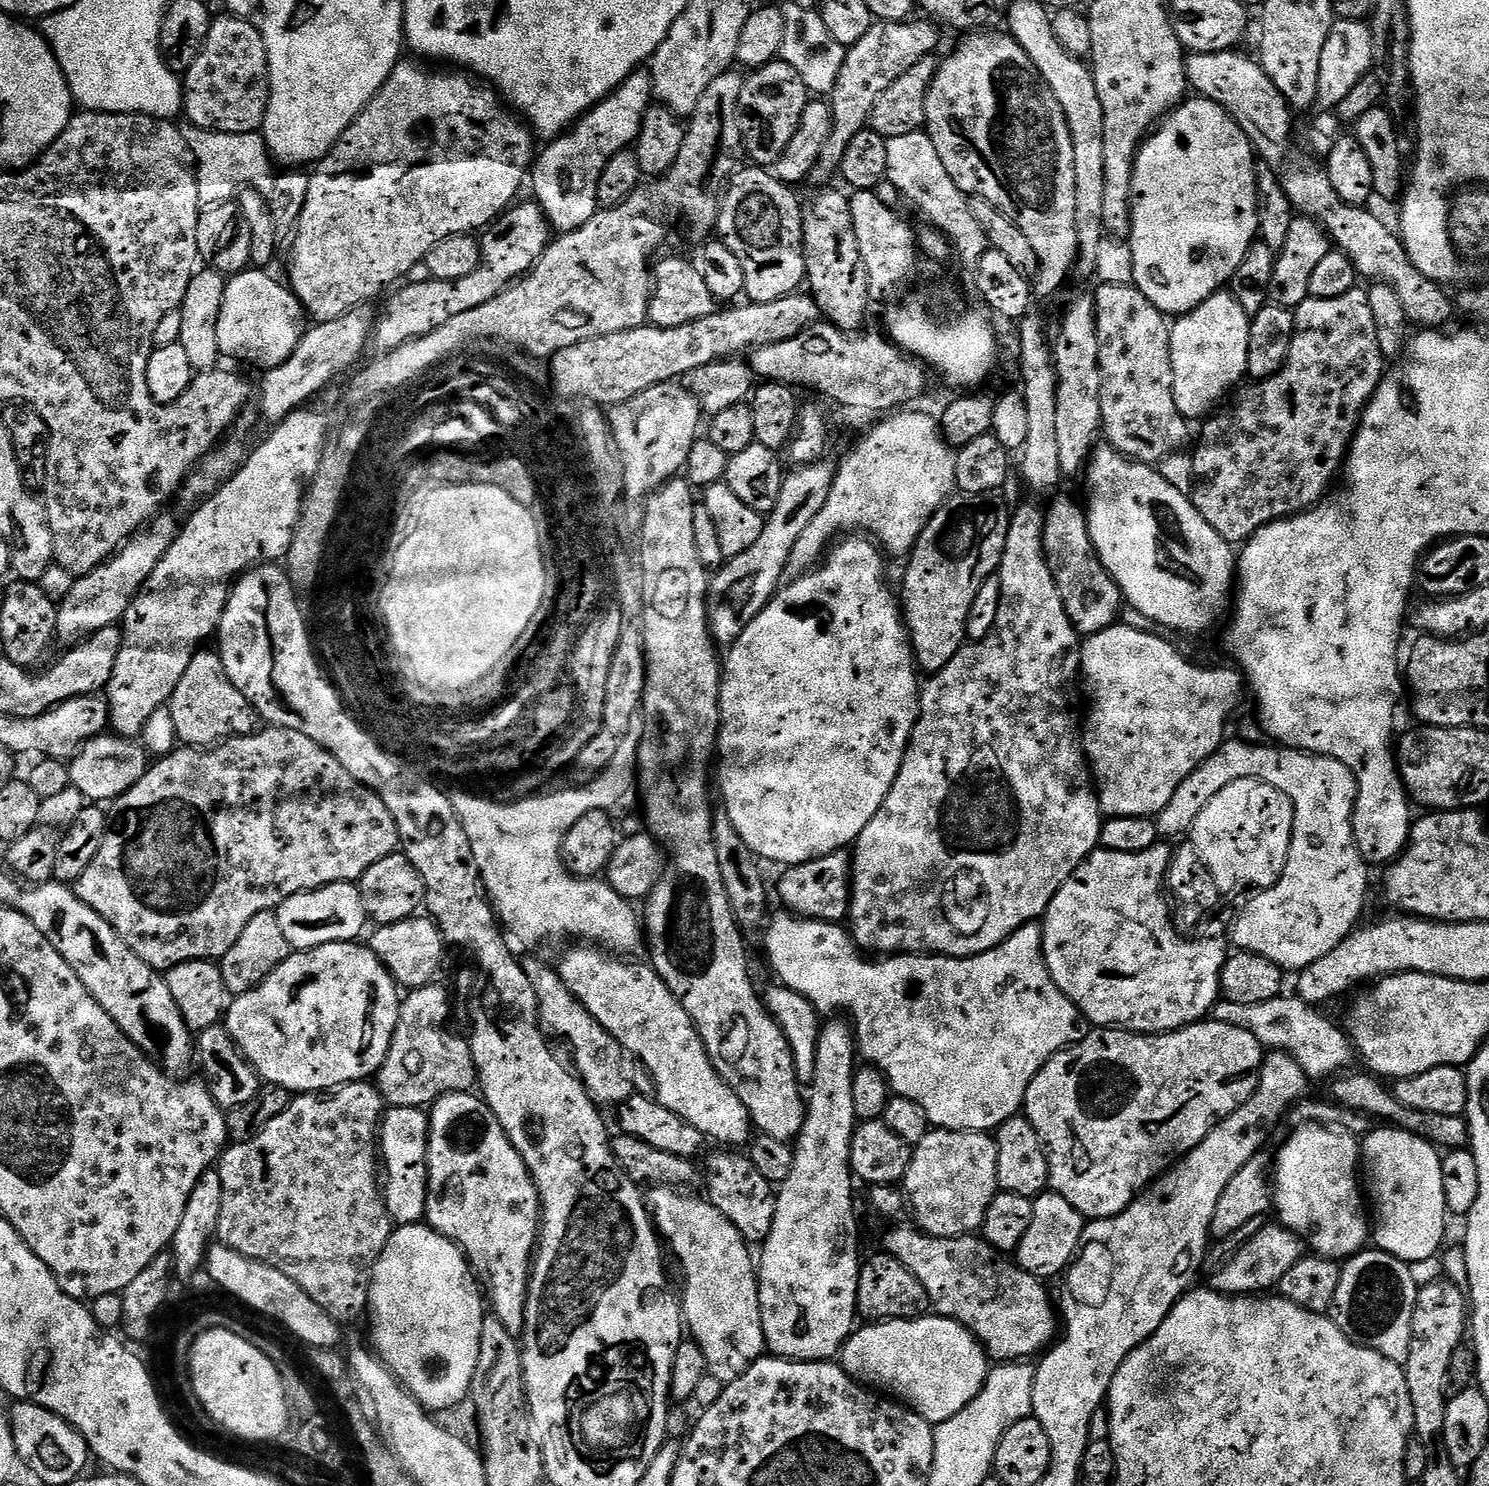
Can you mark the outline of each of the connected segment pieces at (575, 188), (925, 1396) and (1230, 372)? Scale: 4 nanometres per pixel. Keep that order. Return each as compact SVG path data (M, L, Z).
M637 70L605 100L580 117L567 132L549 139L545 143L548 145L539 149L530 169L530 188L532 184L536 191L535 203L539 204L544 217L557 233L578 230L594 218L598 211L598 178L602 178L606 162L610 162L614 154L635 145L642 130L644 114L653 104L652 73Z
M929 1314L865 1325L857 1327L841 1348L840 1367L861 1385L891 1394L929 1424L935 1426L954 1418L982 1390L990 1371L989 1357L958 1321Z
M1221 290L1206 300L1201 306L1179 317L1171 325L1171 366L1174 370L1175 405L1185 419L1194 422L1205 419L1220 405L1220 401L1245 379L1248 367L1250 314L1234 299L1229 291Z

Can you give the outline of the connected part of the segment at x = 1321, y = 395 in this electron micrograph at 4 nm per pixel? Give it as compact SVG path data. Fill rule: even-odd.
M1354 287L1338 298L1306 299L1294 310L1294 315L1296 337L1292 340L1290 354L1286 358L1282 370L1270 377L1269 380L1249 383L1249 388L1241 387L1235 393L1237 396L1232 408L1221 407L1215 415L1205 419L1202 424L1204 429L1200 432L1200 445L1197 446L1196 452L1191 453L1195 480L1195 487L1190 493L1191 502L1198 510L1198 514L1202 514L1202 518L1206 518L1206 522L1210 522L1210 526L1214 526L1214 530L1218 530L1218 534L1222 534L1222 538L1233 546L1243 545L1258 529L1265 528L1267 524L1282 520L1286 516L1297 516L1300 512L1308 511L1309 508L1325 499L1326 493L1333 487L1332 479L1338 476L1342 468L1342 461L1348 455L1352 437L1355 436L1360 417L1364 414L1364 407L1376 393L1376 387L1380 385L1380 381L1386 376L1386 372L1384 372L1386 358L1376 341L1374 314L1370 310L1368 293L1363 287Z

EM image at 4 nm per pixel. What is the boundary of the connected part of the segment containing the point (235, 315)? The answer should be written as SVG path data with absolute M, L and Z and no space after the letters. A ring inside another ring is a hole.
M245 270L237 272L228 280L226 294L222 298L222 310L218 314L218 346L221 357L232 360L245 360L248 364L253 364L259 370L277 368L294 354L298 342L304 337L306 331L306 313L304 305L295 298L284 300L286 288L283 283L279 284L269 273L264 270Z

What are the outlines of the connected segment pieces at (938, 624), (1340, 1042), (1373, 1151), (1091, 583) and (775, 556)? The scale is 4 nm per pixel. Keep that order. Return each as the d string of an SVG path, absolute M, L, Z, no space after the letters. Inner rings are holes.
M957 491L955 494L945 500L944 505L930 518L930 522L926 522L926 526L922 530L922 534L918 538L918 542L912 547L910 555L907 557L908 569L904 572L904 589L899 589L898 596L902 601L902 615L904 617L904 626L908 630L908 638L912 641L912 654L916 657L916 666L921 673L931 674L940 672L946 666L946 662L950 662L950 658L954 658L954 654L958 654L958 650L963 648L968 635L966 634L966 618L970 615L970 605L974 602L974 597L978 595L978 590L982 590L982 582L986 582L986 578L997 575L1000 563L1002 562L1002 554L1006 550L1006 538L1010 530L1010 508L1004 505L1003 495L989 494L966 494Z
M1281 994L1270 998L1270 1002L1253 1002L1250 1006L1246 1006L1246 1002L1232 1004L1229 1000L1221 999L1212 1008L1210 1016L1218 1022L1238 1026L1238 1030L1246 1030L1246 1034L1254 1034L1265 1050L1289 1052L1310 1078L1332 1078L1353 1067L1352 1037L1337 1021L1335 1024L1327 1020L1320 1012L1323 1011L1319 1007L1302 1002L1300 996Z
M1393 1126L1378 1127L1382 1128L1373 1127L1362 1140L1362 1172L1366 1177L1370 1208L1374 1213L1374 1244L1376 1240L1375 1247L1379 1251L1403 1260L1407 1265L1422 1262L1422 1258L1430 1258L1441 1251L1444 1219L1450 1216L1446 1194L1442 1190L1442 1156L1437 1145L1423 1136Z
M1060 496L1052 505L1047 505L1044 517L1044 553L1050 566L1050 574L1058 586L1058 594L1062 594L1062 606L1066 606L1066 614L1070 622L1080 633L1087 638L1098 634L1102 630L1111 628L1122 616L1122 597L1120 588L1114 578L1104 569L1096 548L1092 545L1090 530L1088 529L1088 514L1083 507L1080 508L1068 496Z
M817 462L789 471L782 482L782 494L774 510L767 513L762 535L749 550L731 557L709 581L708 623L713 639L719 645L730 646L742 630L775 596L783 581L786 562L793 553L799 535L810 526L815 509L826 506L826 498L836 477L837 465Z

